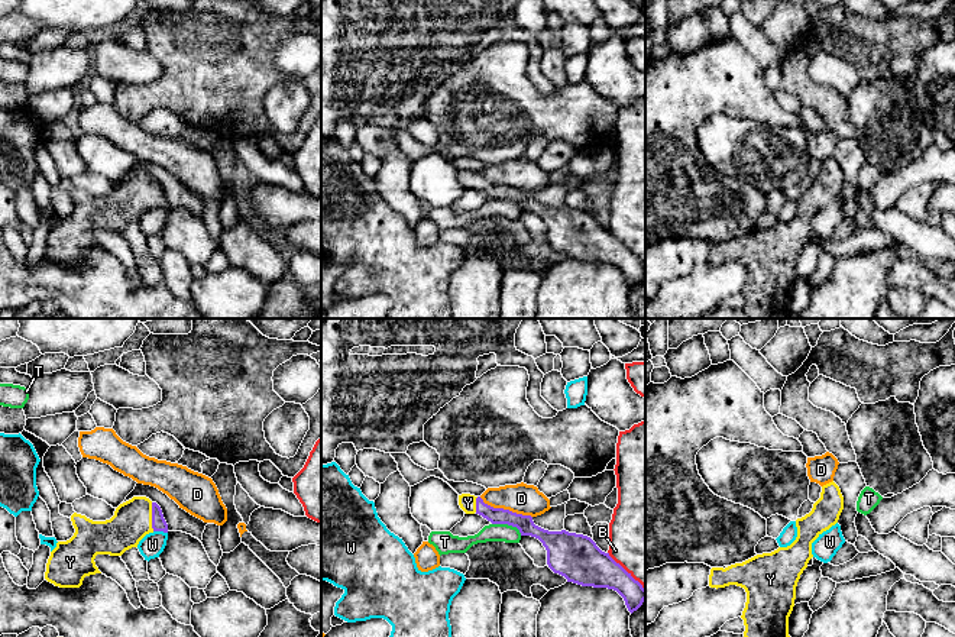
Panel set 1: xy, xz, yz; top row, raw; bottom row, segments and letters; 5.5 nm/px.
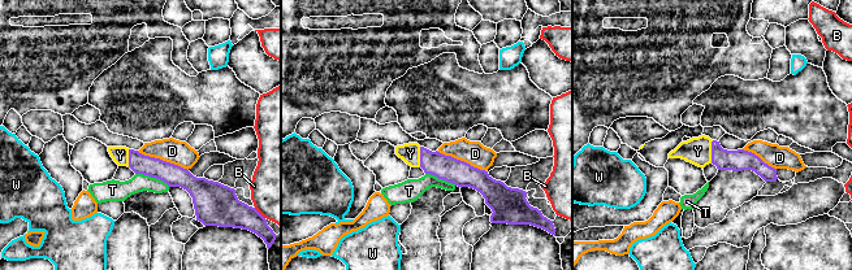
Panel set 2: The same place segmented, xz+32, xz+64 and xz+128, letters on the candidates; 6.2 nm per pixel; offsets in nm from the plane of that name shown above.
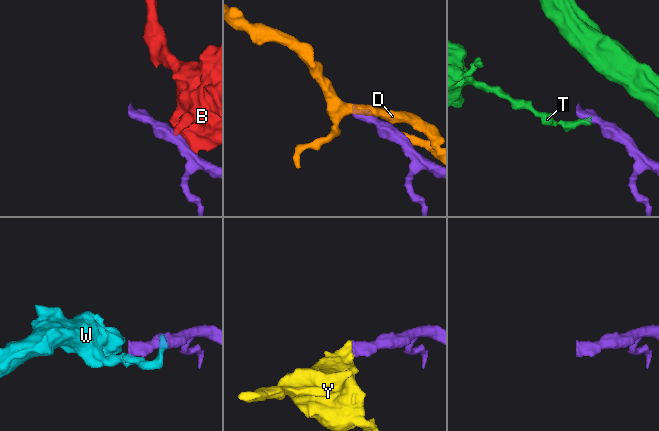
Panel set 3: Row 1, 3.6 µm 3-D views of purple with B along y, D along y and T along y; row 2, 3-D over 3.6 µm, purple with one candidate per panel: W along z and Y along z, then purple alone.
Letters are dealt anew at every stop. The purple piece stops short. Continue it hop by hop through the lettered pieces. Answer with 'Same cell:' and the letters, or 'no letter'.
Same cell: Y

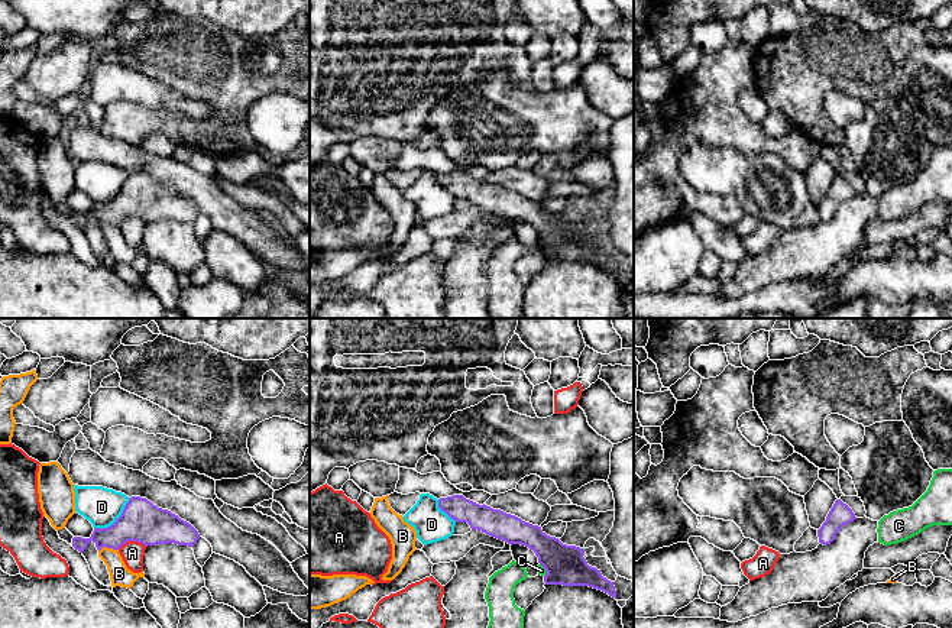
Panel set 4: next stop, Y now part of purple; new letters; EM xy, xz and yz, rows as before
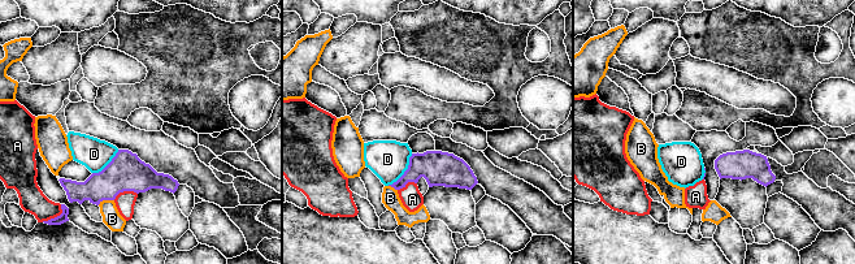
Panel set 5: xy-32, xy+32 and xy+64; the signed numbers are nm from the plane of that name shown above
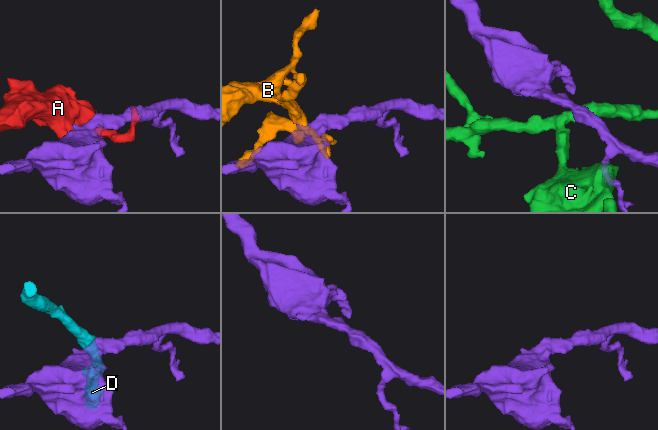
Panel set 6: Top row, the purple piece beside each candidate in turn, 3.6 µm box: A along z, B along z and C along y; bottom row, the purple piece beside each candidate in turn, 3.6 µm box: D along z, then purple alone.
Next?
Same cell: no letter

